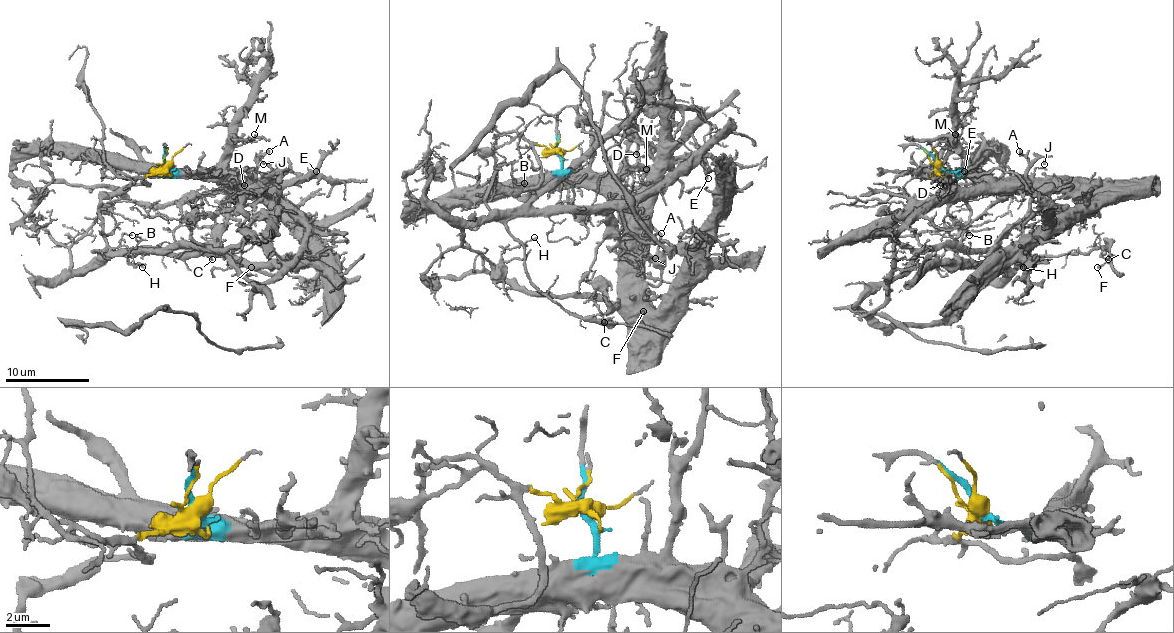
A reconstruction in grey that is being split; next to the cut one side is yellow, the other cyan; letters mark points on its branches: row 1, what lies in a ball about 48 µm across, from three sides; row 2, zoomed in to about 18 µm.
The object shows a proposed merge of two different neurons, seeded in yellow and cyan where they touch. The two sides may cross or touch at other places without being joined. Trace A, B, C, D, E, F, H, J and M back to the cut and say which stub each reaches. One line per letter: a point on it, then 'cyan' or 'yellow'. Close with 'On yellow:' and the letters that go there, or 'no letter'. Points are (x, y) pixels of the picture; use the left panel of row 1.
A: (269, 151) | cyan
B: (132, 235) | yellow
C: (212, 259) | yellow
D: (244, 185) | cyan
E: (316, 171) | cyan
F: (251, 267) | yellow
H: (142, 267) | yellow
J: (263, 164) | cyan
M: (254, 134) | cyan
On yellow: B, C, F, H

